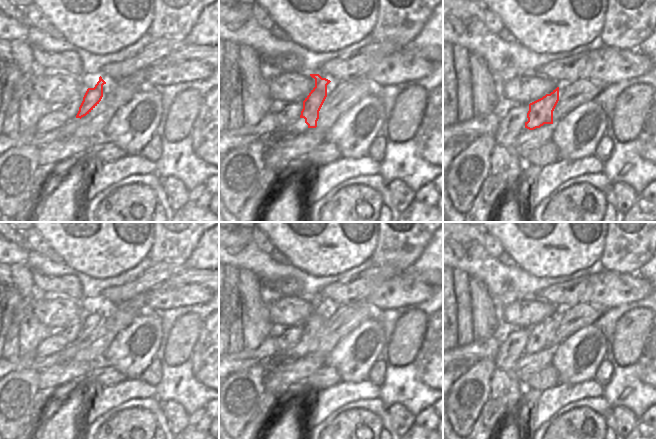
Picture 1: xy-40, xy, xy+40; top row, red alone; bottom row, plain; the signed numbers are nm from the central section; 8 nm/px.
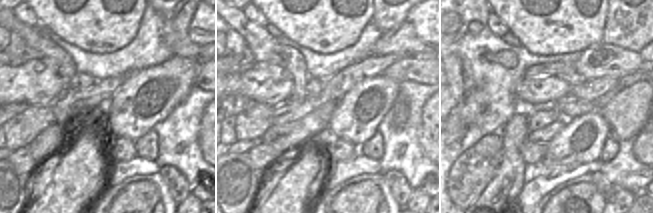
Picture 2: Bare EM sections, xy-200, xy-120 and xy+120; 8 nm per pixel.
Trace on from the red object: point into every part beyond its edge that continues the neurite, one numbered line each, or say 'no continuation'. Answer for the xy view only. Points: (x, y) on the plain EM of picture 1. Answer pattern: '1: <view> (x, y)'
no continuation

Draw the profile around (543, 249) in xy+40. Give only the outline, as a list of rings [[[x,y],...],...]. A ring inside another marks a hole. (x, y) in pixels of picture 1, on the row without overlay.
[[[481,222],[481,227],[503,245],[518,267],[538,278],[568,276],[598,263],[607,233],[607,222]]]

